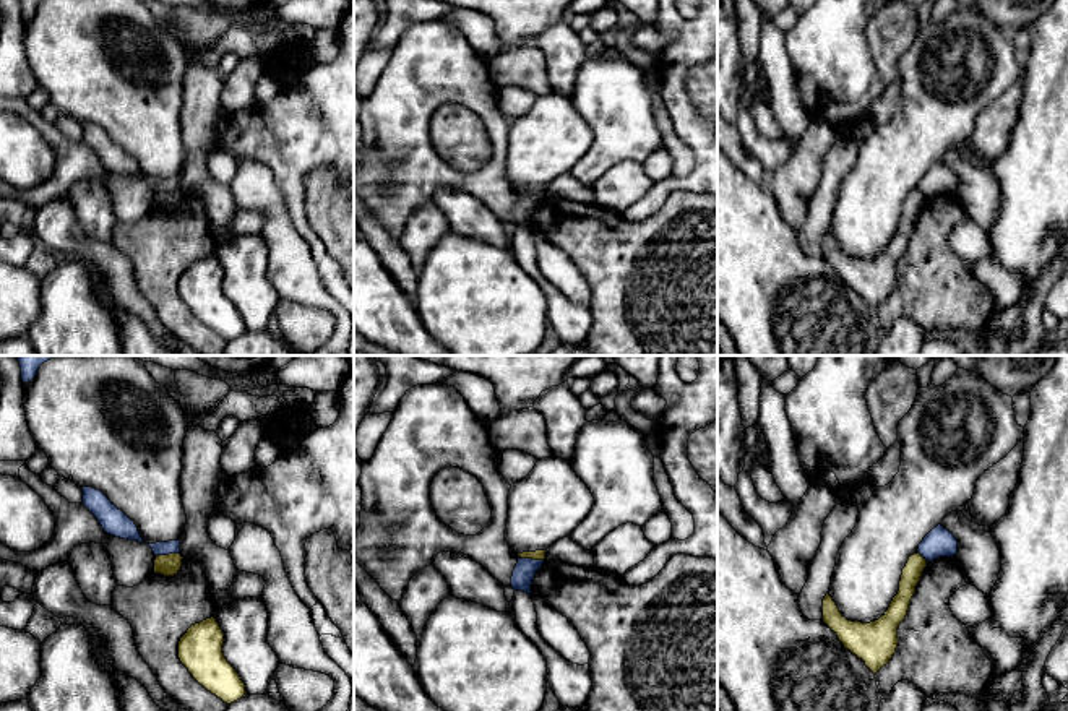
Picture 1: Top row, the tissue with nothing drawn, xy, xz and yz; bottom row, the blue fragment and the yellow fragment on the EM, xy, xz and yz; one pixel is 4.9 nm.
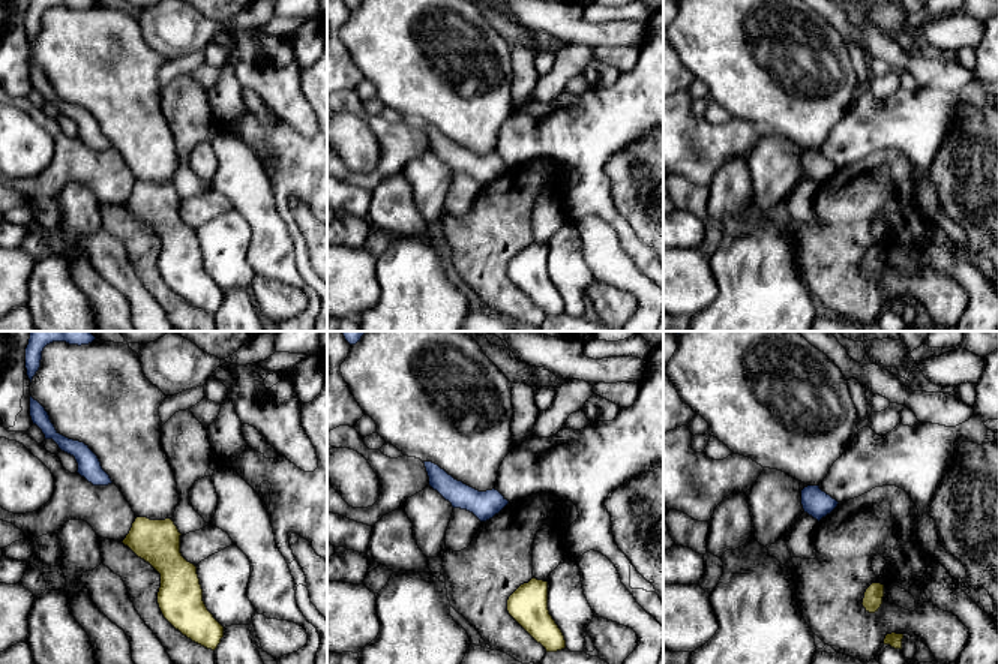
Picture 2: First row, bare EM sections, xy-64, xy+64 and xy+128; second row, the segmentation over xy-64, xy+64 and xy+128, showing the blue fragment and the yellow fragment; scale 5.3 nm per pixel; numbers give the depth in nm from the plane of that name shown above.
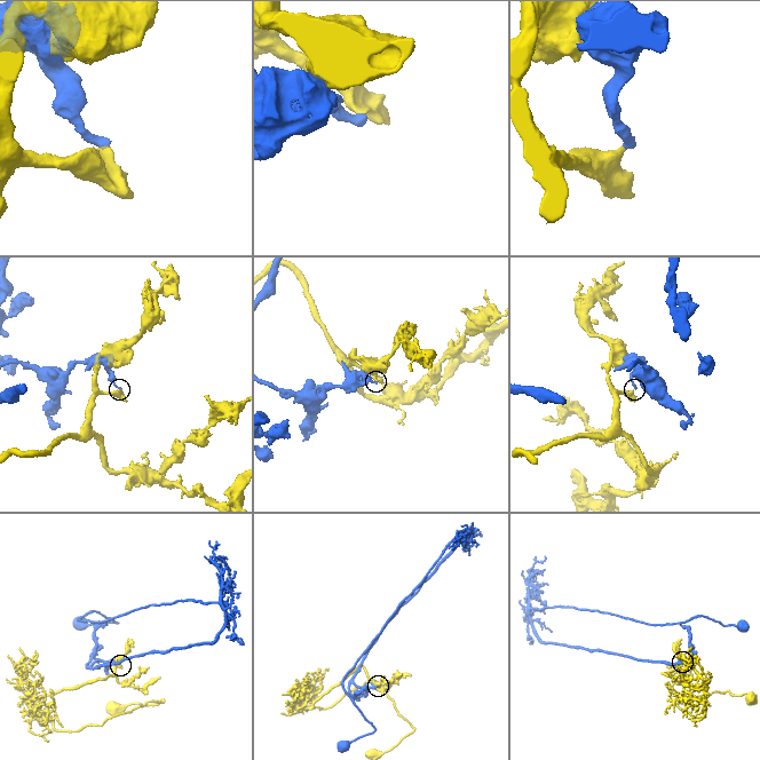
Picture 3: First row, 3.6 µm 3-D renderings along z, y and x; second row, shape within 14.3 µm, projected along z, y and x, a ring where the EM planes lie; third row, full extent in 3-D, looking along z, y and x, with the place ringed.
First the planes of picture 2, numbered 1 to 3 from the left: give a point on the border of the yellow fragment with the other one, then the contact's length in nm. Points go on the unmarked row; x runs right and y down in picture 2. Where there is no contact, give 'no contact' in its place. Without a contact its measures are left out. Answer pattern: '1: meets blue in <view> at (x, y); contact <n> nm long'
1: no contact
2: no contact
3: no contact

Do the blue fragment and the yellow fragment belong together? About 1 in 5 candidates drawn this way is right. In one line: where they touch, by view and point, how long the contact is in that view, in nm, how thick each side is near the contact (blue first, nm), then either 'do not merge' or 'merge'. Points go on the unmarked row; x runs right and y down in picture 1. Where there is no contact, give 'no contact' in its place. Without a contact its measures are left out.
meets blue in xy at (167, 190); contact 120 nm long; 60 nm thick on the blue side, 110 nm on the other; do not merge

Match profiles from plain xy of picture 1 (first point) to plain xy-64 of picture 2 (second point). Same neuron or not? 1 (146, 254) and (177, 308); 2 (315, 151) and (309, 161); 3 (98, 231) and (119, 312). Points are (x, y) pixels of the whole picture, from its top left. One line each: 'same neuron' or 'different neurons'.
1: same neuron
2: same neuron
3: same neuron

